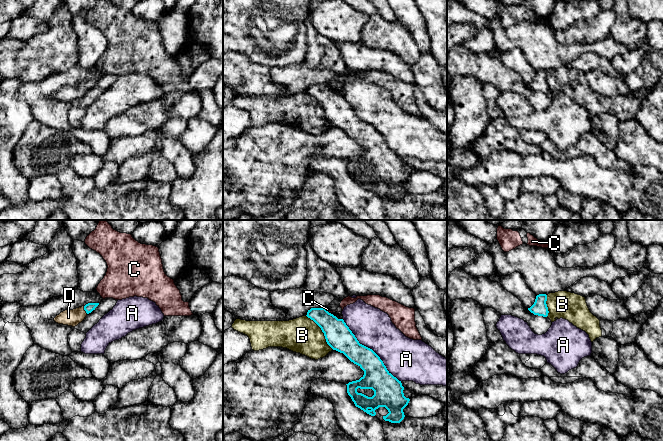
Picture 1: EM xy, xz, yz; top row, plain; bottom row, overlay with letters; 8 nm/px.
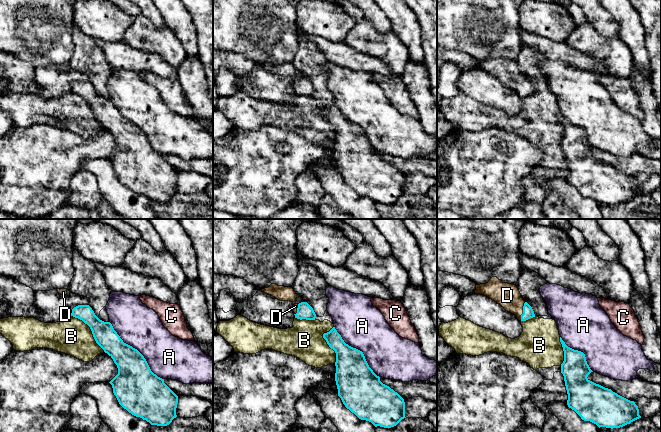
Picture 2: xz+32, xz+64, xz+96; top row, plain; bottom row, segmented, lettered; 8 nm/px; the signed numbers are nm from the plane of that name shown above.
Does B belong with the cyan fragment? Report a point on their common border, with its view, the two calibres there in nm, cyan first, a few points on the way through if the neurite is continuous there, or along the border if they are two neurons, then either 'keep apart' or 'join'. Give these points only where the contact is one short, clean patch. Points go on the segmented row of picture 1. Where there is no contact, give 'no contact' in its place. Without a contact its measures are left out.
xz (322, 331) | 220/300 nm | keep apart

